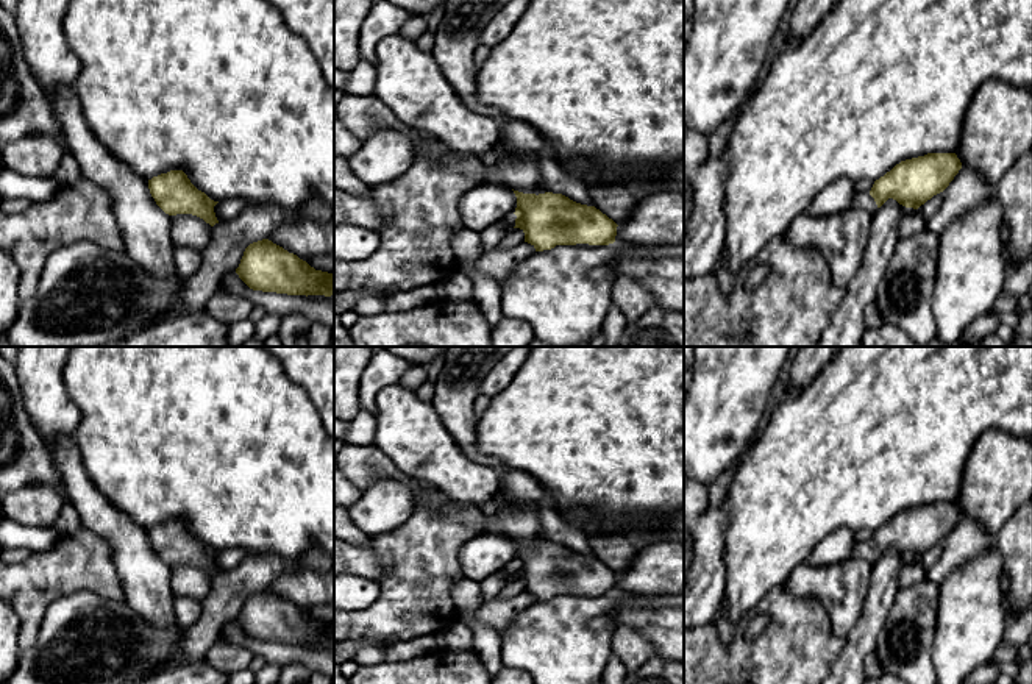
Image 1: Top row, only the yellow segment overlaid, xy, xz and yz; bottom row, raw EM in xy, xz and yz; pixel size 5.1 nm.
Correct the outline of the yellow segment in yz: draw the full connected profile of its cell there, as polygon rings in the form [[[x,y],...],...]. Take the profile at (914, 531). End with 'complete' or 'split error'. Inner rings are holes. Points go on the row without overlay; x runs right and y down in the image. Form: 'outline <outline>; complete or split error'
outline [[[927,503],[901,511],[874,531],[870,542],[854,543],[852,556],[874,564],[888,548],[918,559],[943,542],[962,518],[955,503]]]; split error

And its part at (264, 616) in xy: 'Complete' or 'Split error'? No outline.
Complete

